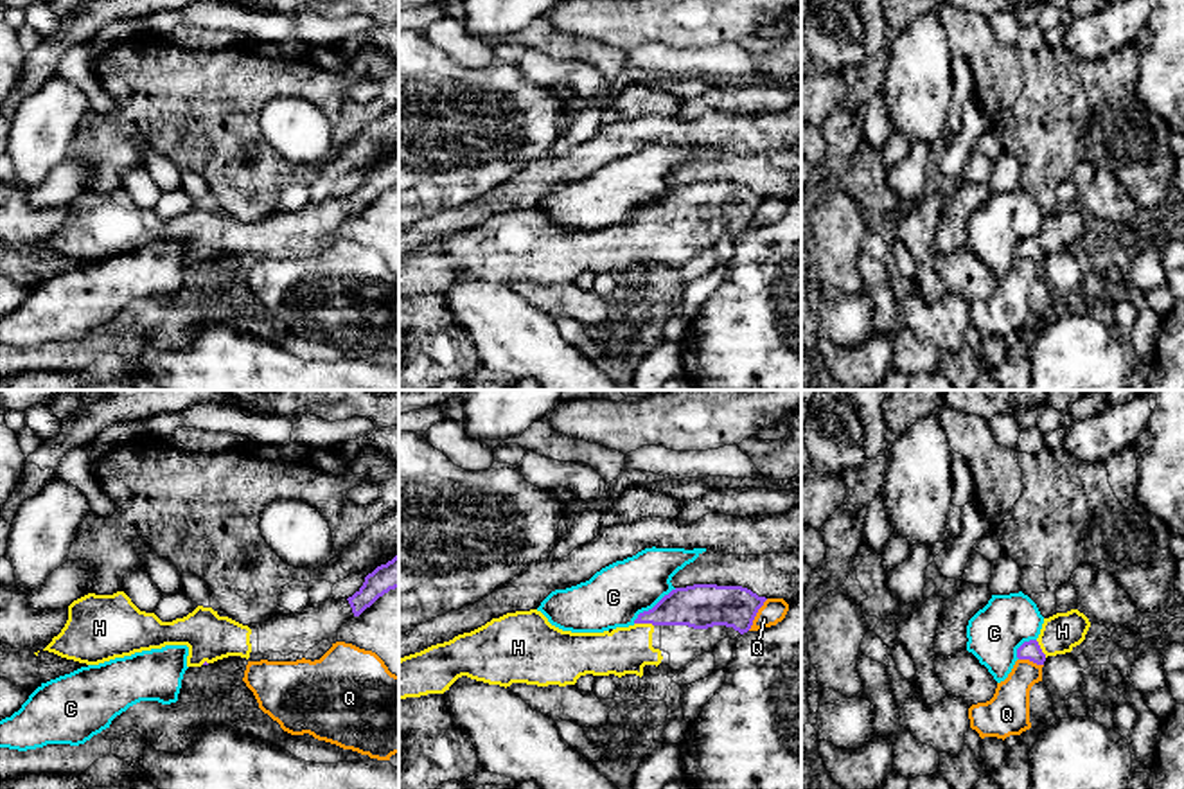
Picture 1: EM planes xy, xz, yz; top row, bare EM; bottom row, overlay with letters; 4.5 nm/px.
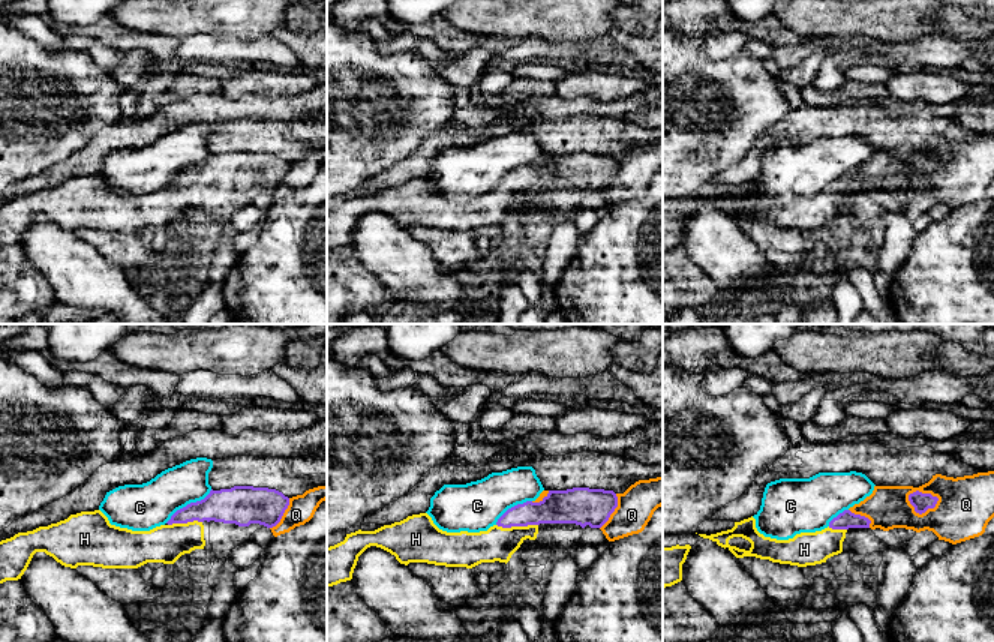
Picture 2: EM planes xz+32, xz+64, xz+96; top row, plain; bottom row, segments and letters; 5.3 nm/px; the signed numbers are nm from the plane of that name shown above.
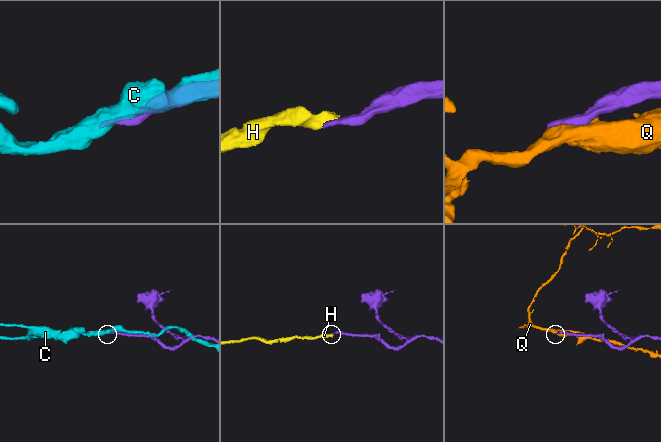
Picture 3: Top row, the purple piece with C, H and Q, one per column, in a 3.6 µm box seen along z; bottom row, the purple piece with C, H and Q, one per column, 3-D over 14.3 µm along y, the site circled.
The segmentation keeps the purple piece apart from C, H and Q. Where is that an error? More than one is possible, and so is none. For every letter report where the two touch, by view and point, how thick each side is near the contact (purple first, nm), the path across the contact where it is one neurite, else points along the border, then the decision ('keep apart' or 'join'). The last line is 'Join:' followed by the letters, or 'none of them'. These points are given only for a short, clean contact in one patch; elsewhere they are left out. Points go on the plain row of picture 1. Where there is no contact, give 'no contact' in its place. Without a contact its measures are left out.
C: contact xz (654, 203); calibres 200 and 280 nm; keep apart
H: contact xz (644, 220); calibres 190 and 200 nm; way xz (696, 203), (681, 203), (644, 220), (642, 229), (622, 248); join
Q: contact xz (755, 212); calibres 200 and 110 nm; keep apart
Join: H

